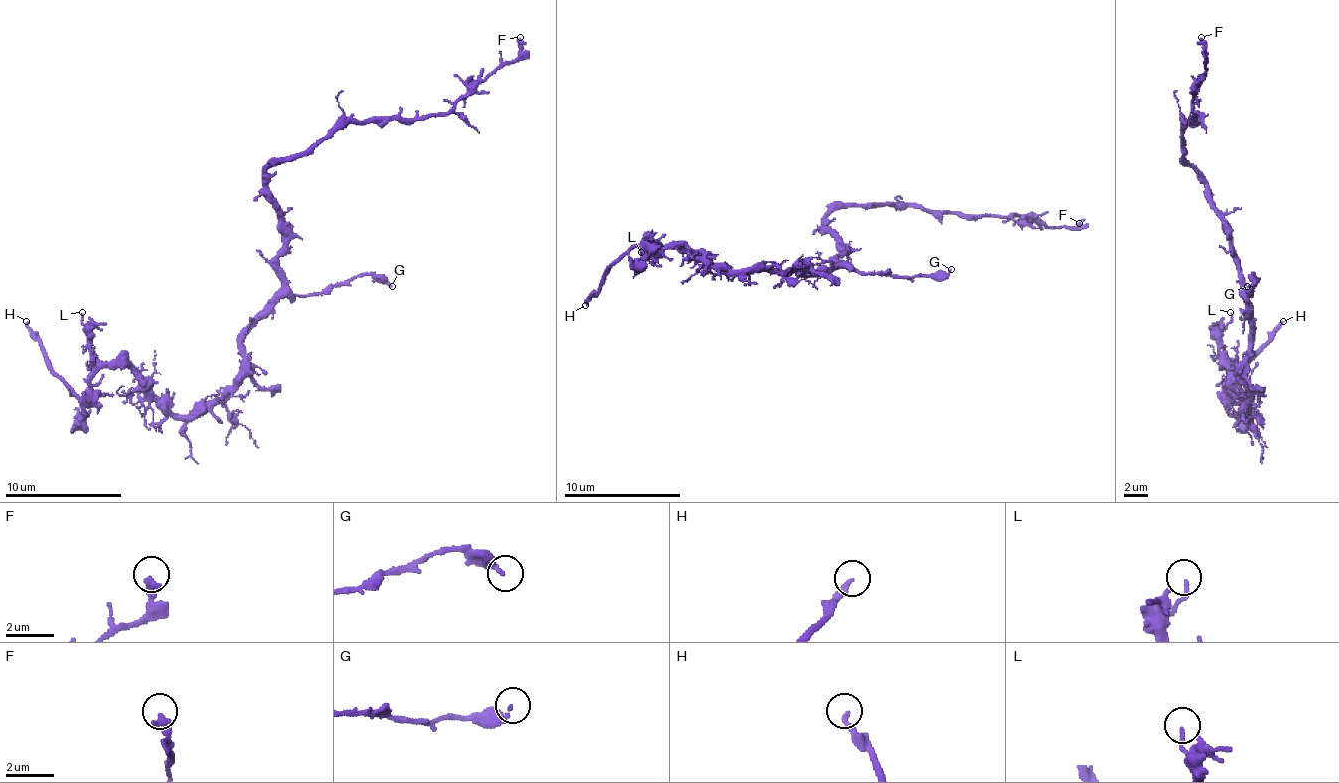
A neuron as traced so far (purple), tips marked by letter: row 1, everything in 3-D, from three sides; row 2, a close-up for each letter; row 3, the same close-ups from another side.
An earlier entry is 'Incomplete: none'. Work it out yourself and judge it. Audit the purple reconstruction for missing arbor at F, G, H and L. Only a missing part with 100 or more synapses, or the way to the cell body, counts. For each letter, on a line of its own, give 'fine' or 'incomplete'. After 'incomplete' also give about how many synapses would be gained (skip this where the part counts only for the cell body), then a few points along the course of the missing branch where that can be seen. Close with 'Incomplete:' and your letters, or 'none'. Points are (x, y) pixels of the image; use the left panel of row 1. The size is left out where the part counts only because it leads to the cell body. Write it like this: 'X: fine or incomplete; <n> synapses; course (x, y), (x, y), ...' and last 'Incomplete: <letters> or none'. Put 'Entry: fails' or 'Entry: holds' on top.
Entry: fails
F: fine
G: fine
H: incomplete
L: fine
Incomplete: H

